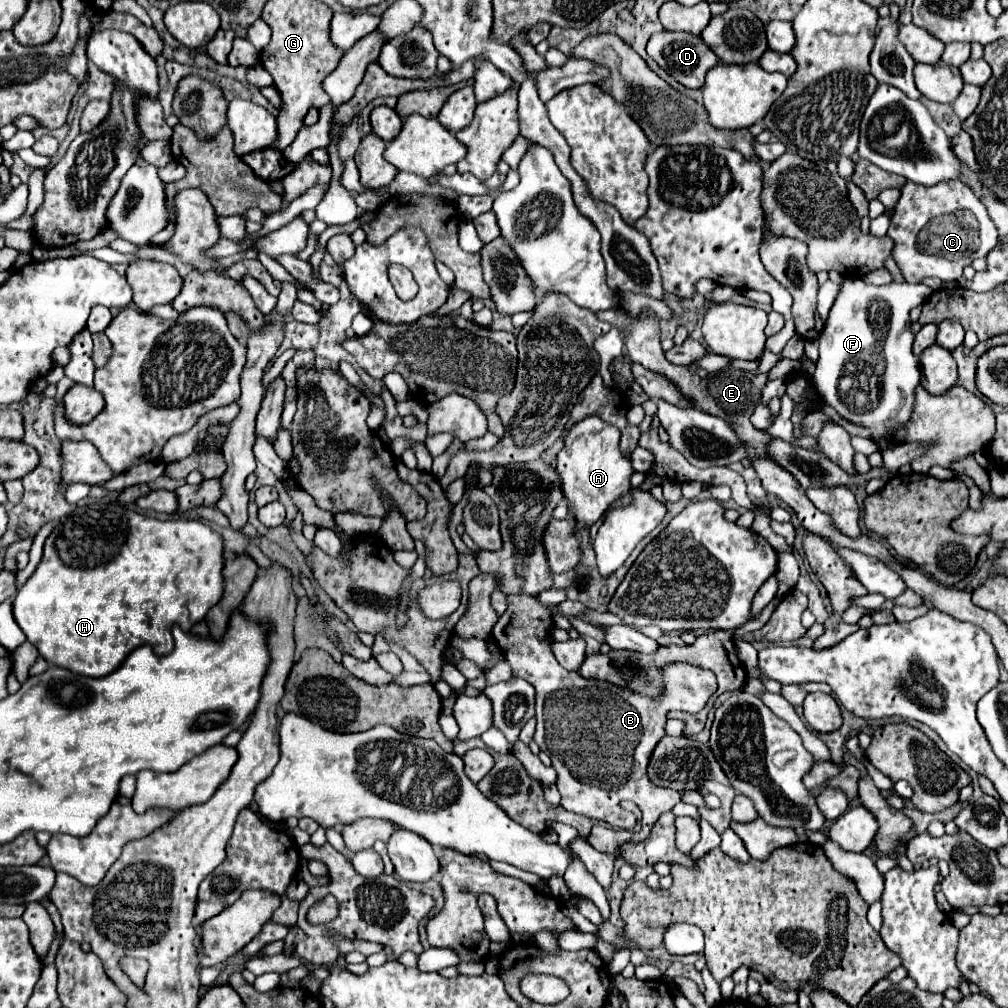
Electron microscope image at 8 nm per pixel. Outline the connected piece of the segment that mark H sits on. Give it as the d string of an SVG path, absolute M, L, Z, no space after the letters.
M99 500L95 504L79 506L71 514L67 514L59 520L59 526L53 528L53 532L45 540L43 558L41 558L37 570L33 572L33 576L25 582L25 586L15 596L13 614L15 614L19 628L27 636L27 640L39 650L39 654L51 666L61 666L61 668L67 668L75 674L101 678L101 676L107 676L113 670L117 670L121 666L121 662L127 658L127 654L133 652L137 646L149 644L149 646L153 646L155 654L159 654L159 656L169 654L173 650L171 648L171 628L173 628L173 624L181 626L183 632L189 632L191 626L201 622L205 618L205 614L209 612L209 608L215 606L221 600L221 596L223 596L223 574L221 574L221 570L223 570L223 538L221 538L219 532L211 530L207 524L201 524L197 520L193 520L193 522L187 522L187 520L157 520L157 518L151 518L151 516L145 516L145 514L137 514L127 506L119 506L119 504L113 504L113 502Z

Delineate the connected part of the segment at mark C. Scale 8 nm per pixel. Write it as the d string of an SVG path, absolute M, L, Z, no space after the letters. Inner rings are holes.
M907 182L901 188L901 198L891 214L887 236L893 240L893 258L905 282L921 282L923 278L939 278L943 282L957 282L963 268L975 258L987 256L997 246L997 228L991 222L985 204L973 190L961 182L943 182L937 186L919 186ZM939 218L939 226L929 226Z

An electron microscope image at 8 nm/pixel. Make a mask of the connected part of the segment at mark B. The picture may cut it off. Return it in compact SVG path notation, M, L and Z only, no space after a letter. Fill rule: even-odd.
M519 594L519 596L507 596L507 610L497 620L491 634L493 634L493 640L499 644L505 660L511 664L511 674L515 678L527 680L535 688L537 730L535 730L533 740L537 742L541 752L545 752L551 758L551 762L553 762L551 766L557 770L557 776L559 776L557 788L561 792L561 808L575 812L575 814L583 814L593 820L611 822L611 812L621 812L619 802L627 798L627 800L635 802L639 806L639 810L643 812L643 828L641 828L639 836L641 836L641 840L647 840L657 818L682 801L680 791L672 788L657 788L647 778L649 756L651 756L653 748L657 746L659 738L665 736L665 732L663 732L663 726L667 722L665 714L669 710L681 710L681 708L684 708L684 712L690 713L703 710L707 700L711 698L711 694L717 690L715 674L711 674L705 668L683 664L683 662L669 664L667 668L663 668L665 694L661 698L653 700L653 698L647 698L647 696L641 696L635 692L627 692L615 684L587 680L587 678L579 676L577 672L563 670L551 652L551 644L553 644L551 630L553 628L555 628L555 620L549 612L549 608L533 596ZM585 730L587 730L587 734L589 734L589 730L593 730L589 740L585 740L585 736L587 736Z

